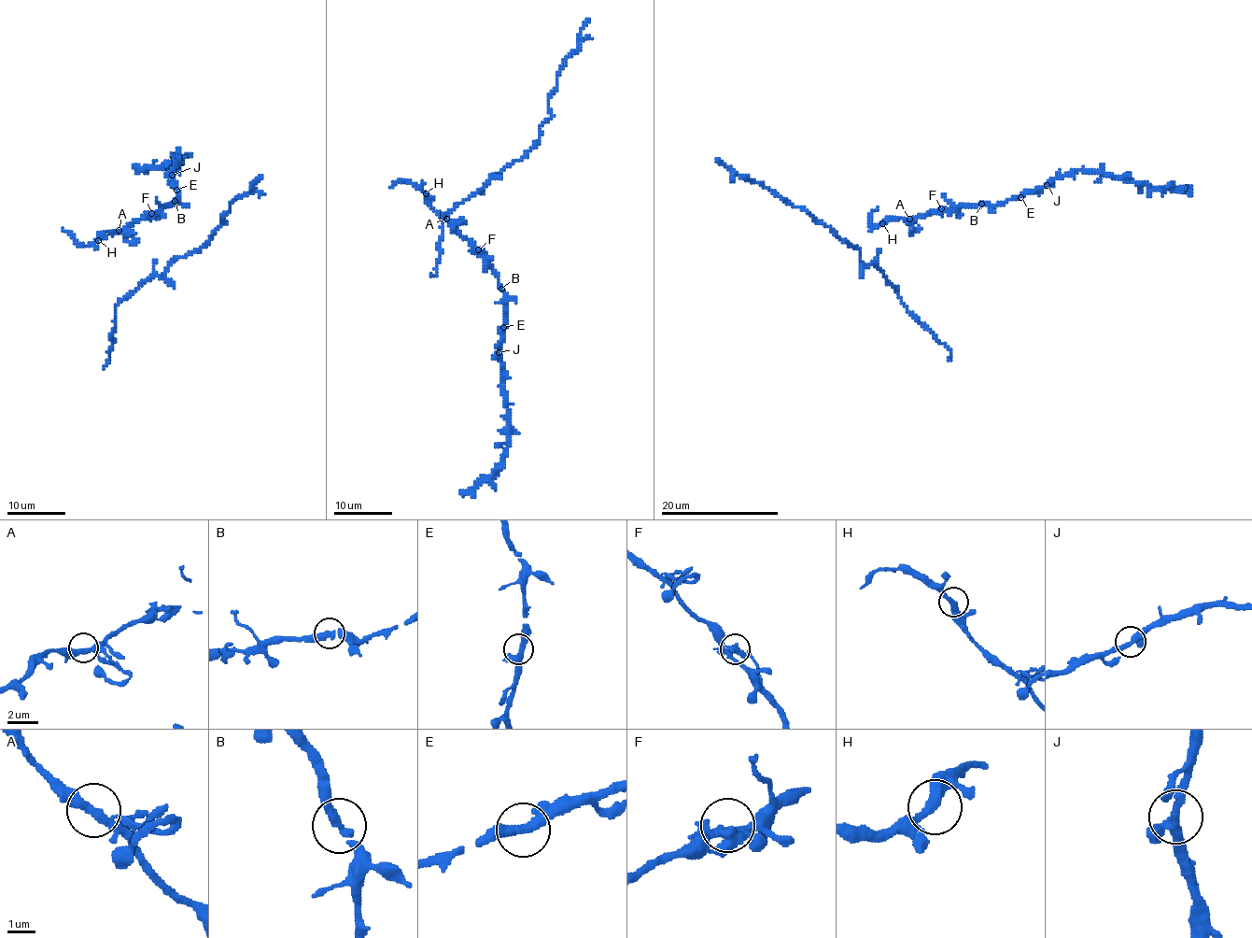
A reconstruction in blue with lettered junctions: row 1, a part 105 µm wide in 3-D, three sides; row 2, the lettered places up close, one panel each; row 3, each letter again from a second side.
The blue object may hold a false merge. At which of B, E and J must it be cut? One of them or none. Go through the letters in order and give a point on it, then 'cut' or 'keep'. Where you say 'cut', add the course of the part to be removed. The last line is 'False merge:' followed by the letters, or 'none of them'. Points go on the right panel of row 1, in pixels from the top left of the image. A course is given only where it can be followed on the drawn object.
B: place (981, 204); keep
E: place (1020, 197); keep
J: place (1047, 185); keep
False merge: none of them

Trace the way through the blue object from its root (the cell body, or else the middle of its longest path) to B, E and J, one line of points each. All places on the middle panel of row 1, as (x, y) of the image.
B: (459, 232), (496, 276), (502, 289)
E: (459, 232), (496, 276), (498, 284), (505, 292), (506, 319), (503, 327)
J: (459, 232), (496, 276), (498, 284), (505, 292), (506, 319), (499, 352)

